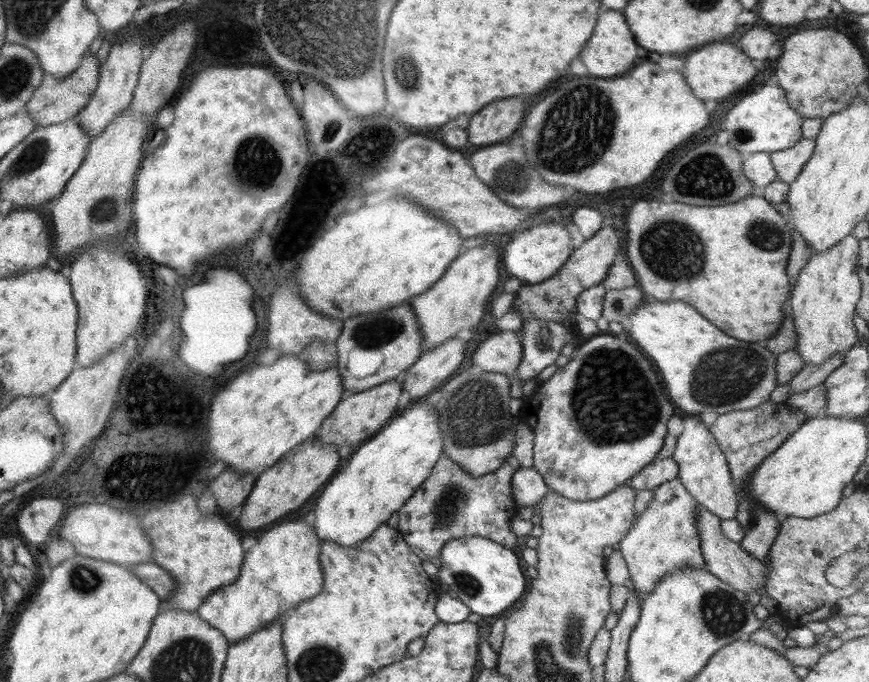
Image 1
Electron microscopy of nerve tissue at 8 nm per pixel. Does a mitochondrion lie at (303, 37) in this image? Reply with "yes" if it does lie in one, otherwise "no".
yes

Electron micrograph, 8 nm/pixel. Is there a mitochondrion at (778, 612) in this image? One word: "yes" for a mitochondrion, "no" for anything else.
no

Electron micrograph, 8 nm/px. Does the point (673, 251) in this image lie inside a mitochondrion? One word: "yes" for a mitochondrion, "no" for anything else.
yes

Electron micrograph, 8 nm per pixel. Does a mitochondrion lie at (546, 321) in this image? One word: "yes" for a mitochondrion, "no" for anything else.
no

